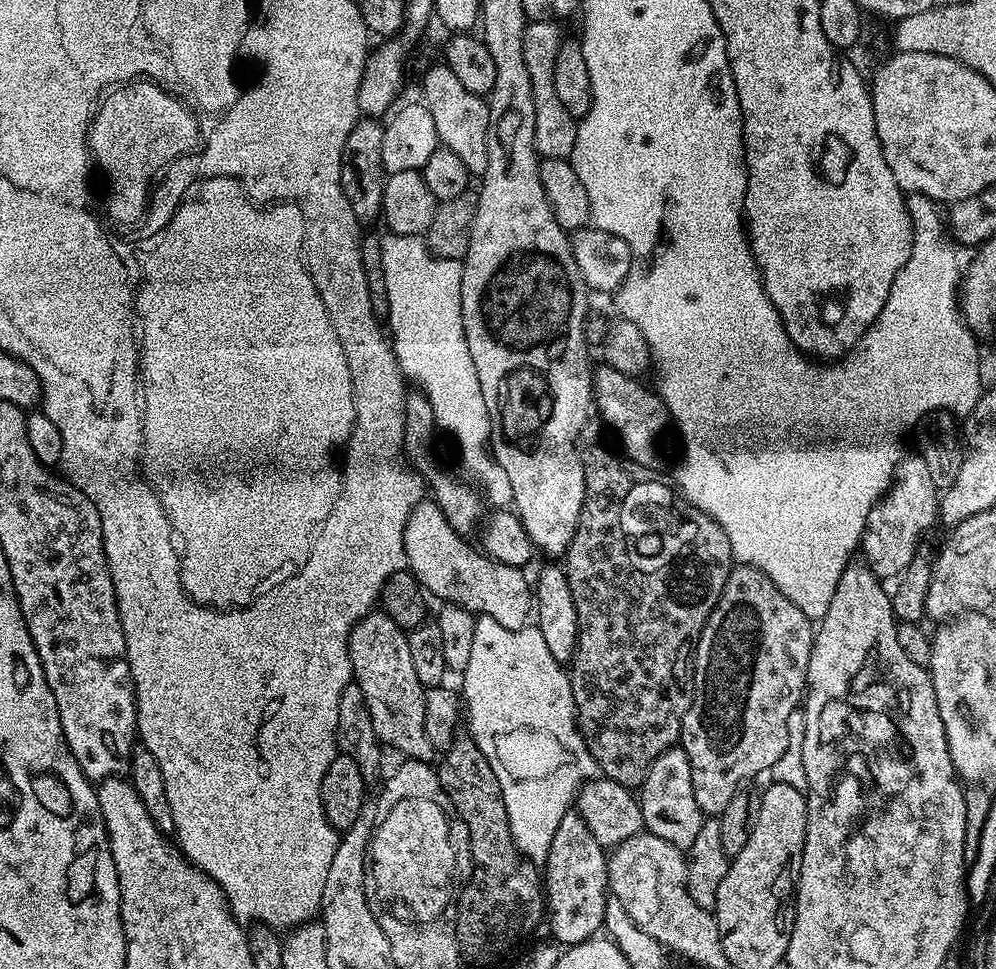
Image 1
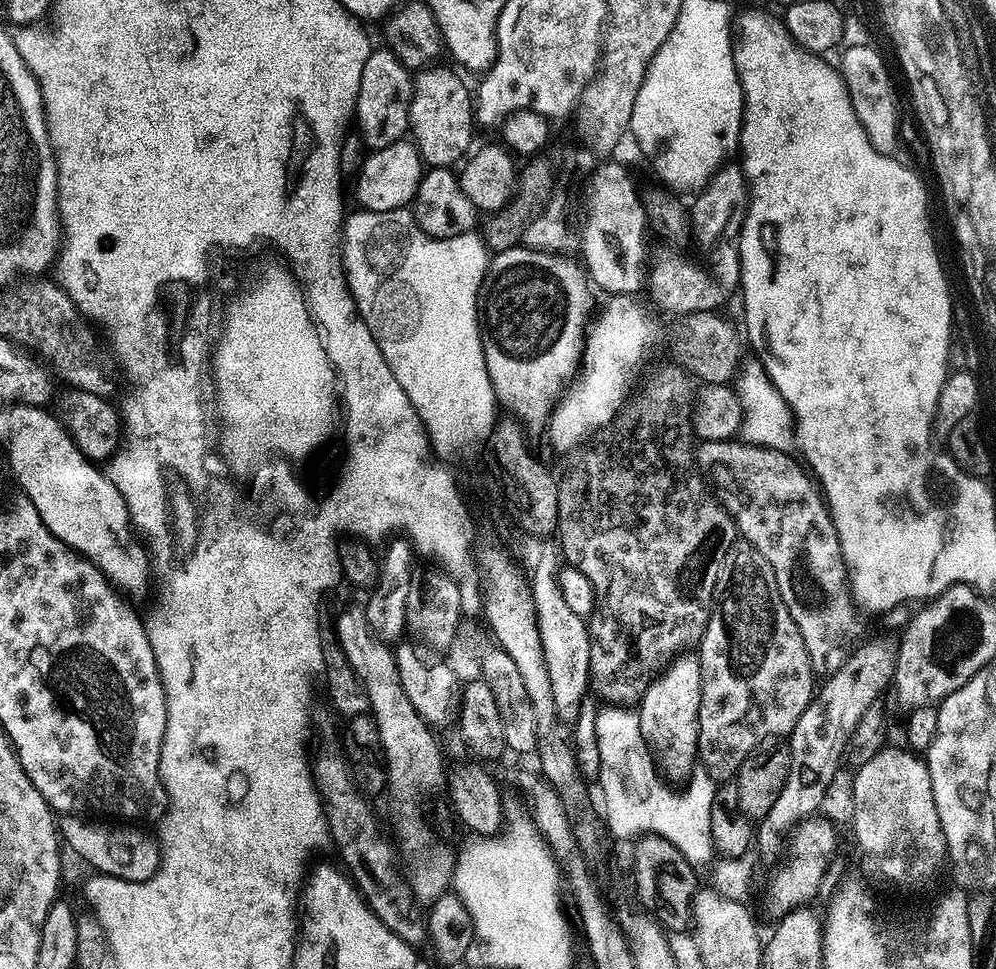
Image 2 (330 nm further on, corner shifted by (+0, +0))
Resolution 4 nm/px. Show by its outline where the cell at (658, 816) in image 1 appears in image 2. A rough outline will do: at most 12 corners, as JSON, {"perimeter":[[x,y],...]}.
{"perimeter":[[668,660],[640,697],[642,738],[665,773],[697,761],[702,674]]}

